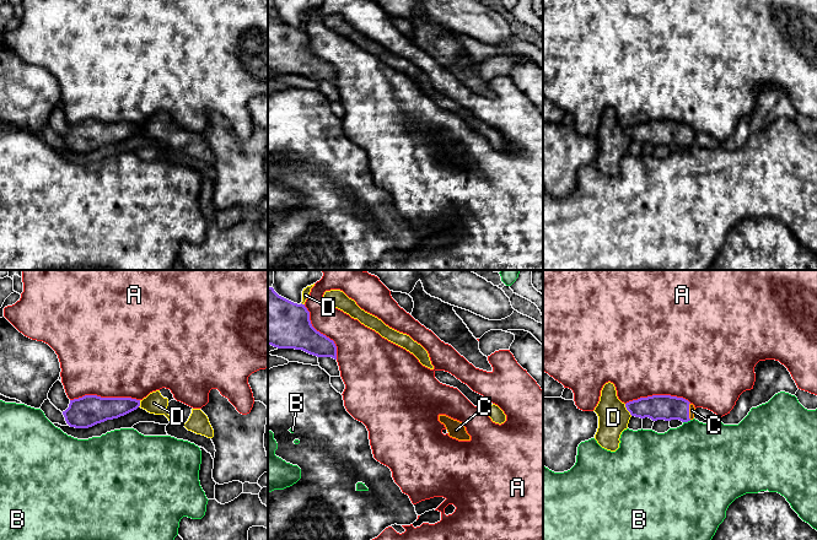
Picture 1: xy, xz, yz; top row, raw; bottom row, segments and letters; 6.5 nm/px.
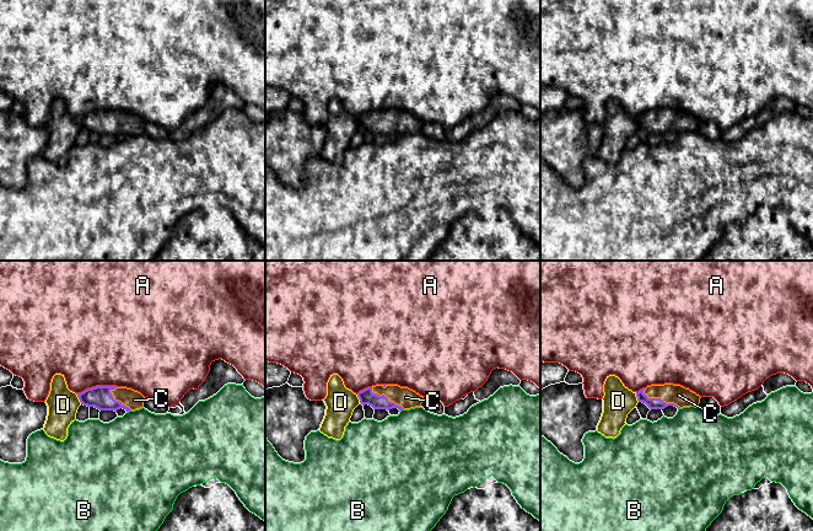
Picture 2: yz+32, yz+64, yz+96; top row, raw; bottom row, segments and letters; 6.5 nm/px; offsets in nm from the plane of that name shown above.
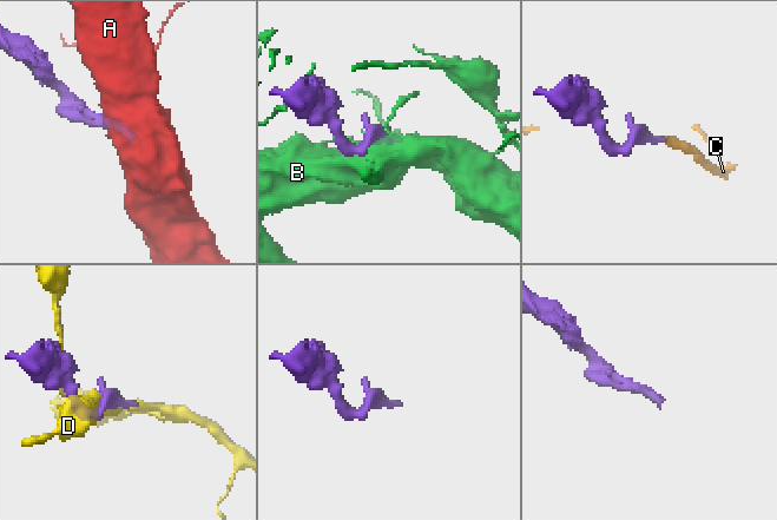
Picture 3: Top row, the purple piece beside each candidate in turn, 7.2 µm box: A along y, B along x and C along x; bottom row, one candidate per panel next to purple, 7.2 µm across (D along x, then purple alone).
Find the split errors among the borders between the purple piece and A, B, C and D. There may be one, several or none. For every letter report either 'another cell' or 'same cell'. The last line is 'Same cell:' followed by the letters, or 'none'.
A: another cell
B: another cell
C: same cell
D: another cell
Same cell: C

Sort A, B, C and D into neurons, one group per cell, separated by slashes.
A / B / C / D

